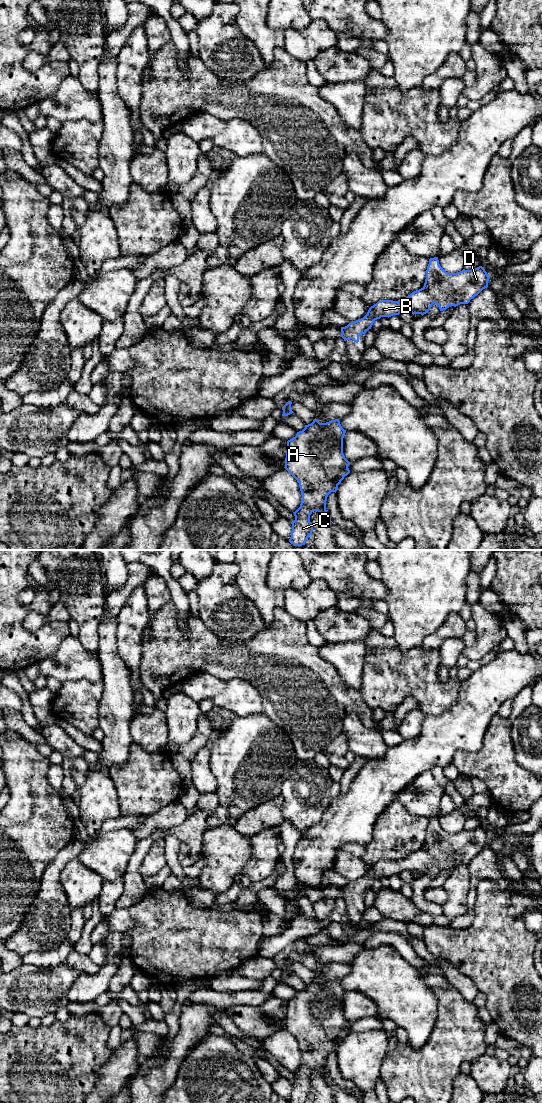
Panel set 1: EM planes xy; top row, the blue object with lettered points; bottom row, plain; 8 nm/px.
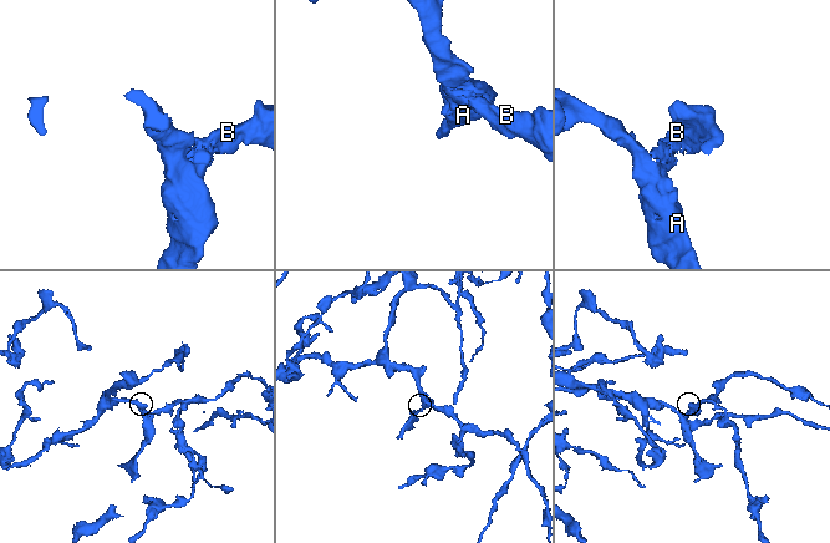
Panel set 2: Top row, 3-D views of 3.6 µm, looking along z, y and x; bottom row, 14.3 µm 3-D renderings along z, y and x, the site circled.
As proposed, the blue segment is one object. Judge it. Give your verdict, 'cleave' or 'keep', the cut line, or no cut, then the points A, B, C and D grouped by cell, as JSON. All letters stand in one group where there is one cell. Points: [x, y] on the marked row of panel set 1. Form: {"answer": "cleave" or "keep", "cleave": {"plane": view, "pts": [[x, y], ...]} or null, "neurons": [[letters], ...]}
{"answer": "keep", "cleave": null, "neurons": [["A", "B", "C", "D"]]}

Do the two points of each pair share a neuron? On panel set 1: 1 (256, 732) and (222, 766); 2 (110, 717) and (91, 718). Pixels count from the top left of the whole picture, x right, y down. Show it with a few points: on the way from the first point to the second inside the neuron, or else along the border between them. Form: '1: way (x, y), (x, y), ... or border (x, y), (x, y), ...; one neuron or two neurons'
1: way (248, 740), (230, 758); one neuron
2: border (102, 695), (98, 705), (98, 726); two neurons

